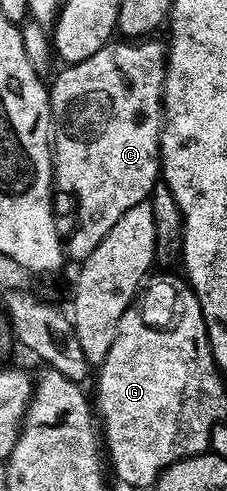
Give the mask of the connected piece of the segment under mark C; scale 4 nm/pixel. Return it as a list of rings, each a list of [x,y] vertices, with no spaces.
[[[114,39],[104,46],[96,55],[88,55],[88,59],[76,61],[65,66],[66,70],[49,86],[50,116],[52,118],[52,156],[54,158],[54,179],[59,190],[71,189],[78,200],[78,226],[74,234],[68,237],[68,253],[75,262],[81,263],[92,255],[92,251],[116,227],[116,219],[128,211],[128,207],[136,207],[136,203],[147,200],[155,185],[160,181],[160,158],[162,155],[162,122],[164,120],[164,94],[166,92],[166,63],[168,45],[165,40],[155,39]]]

